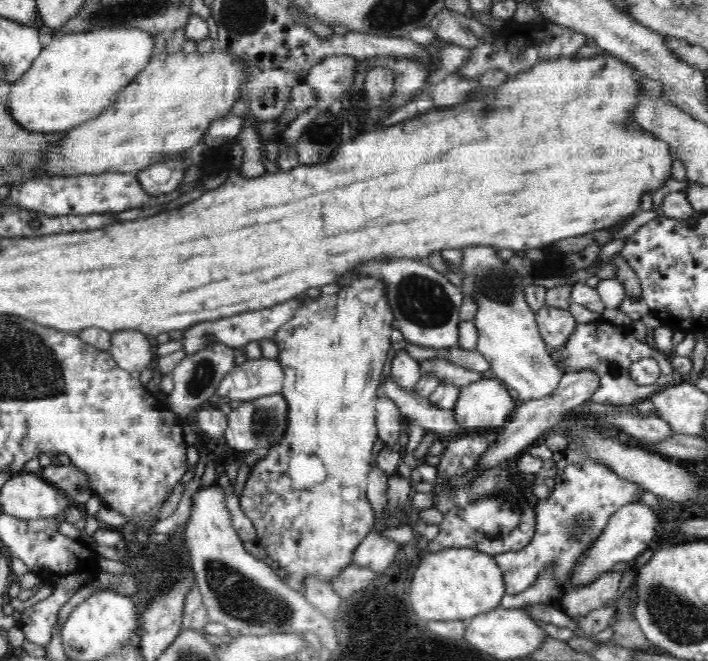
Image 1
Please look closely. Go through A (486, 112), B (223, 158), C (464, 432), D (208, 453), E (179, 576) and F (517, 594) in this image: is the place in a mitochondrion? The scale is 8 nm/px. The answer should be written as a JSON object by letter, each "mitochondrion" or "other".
{"A":"mitochondrion","B":"other","C":"other","D":"other","E":"mitochondrion","F":"other"}

